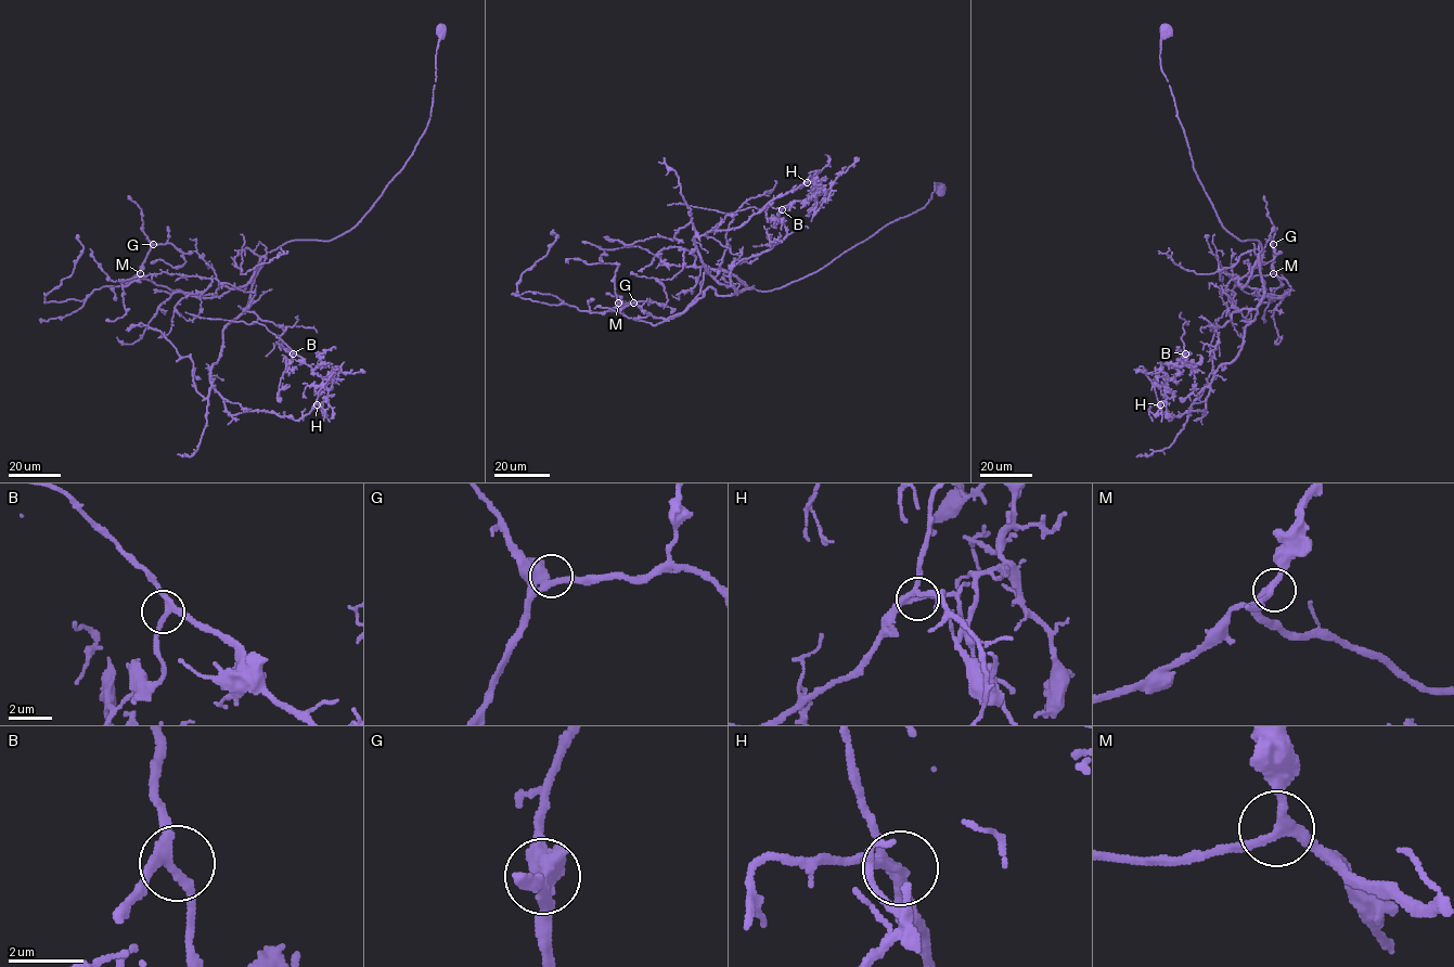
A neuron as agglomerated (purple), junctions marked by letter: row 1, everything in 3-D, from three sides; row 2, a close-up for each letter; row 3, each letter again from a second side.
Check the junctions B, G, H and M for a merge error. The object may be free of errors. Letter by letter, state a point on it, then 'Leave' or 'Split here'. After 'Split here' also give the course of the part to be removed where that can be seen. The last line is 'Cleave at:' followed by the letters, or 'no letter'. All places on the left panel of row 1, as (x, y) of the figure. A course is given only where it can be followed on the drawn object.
B: Place: (293, 353). Leave
G: Place: (153, 244). Leave
H: Place: (317, 404). Split here. Course of the part to remove: (316, 404), (322, 407), (326, 399), (327, 379), (316, 374), (264, 325), (210, 320), (185, 312)
M: Place: (140, 273). Leave
Cleave at: H

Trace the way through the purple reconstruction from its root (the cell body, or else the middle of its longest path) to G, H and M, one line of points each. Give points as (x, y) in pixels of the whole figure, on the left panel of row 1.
G: (441, 31), (425, 131), (349, 230), (285, 243), (244, 289), (204, 298), (138, 275), (153, 244)
H: (441, 31), (403, 168), (347, 231), (268, 252), (224, 327), (210, 379), (231, 414), (298, 420), (316, 404)
M: (441, 31), (425, 131), (355, 227), (330, 241), (285, 243), (244, 289), (220, 296), (187, 295), (140, 273)

